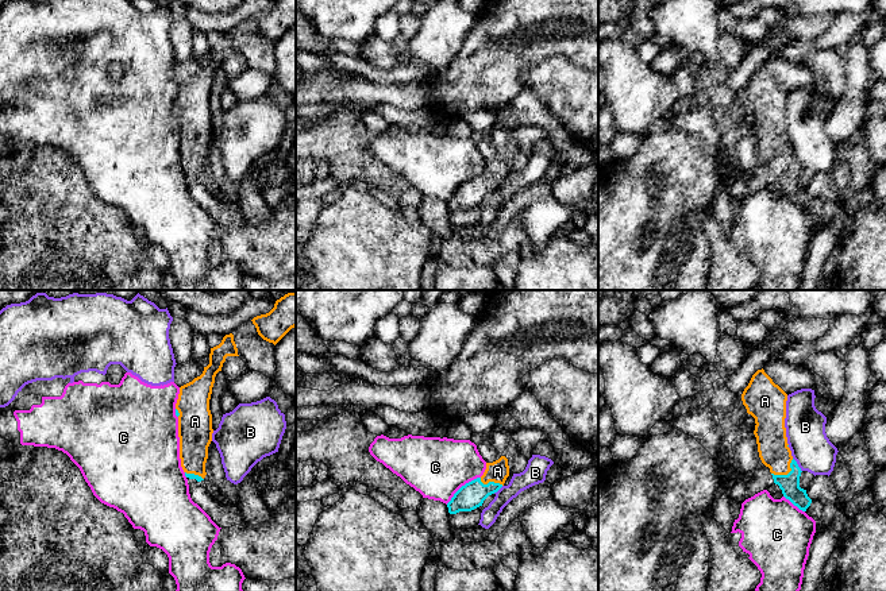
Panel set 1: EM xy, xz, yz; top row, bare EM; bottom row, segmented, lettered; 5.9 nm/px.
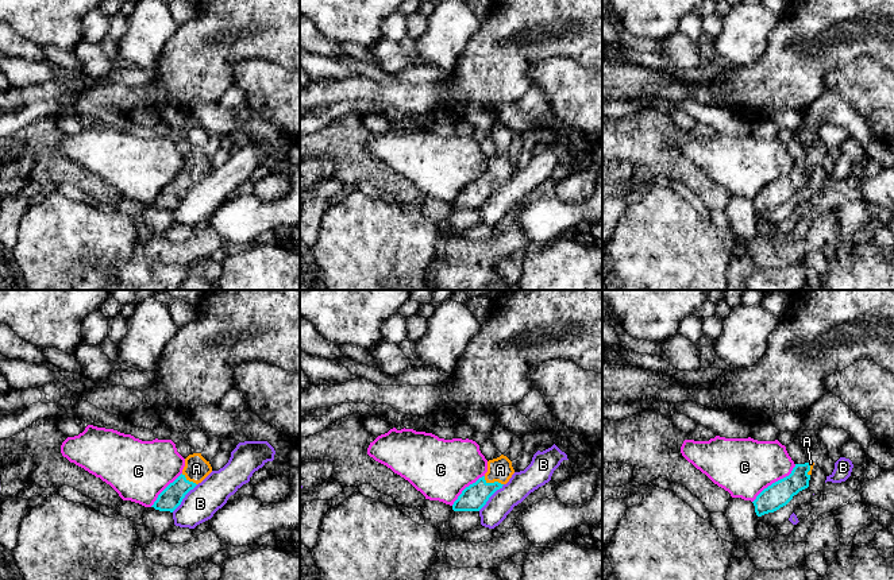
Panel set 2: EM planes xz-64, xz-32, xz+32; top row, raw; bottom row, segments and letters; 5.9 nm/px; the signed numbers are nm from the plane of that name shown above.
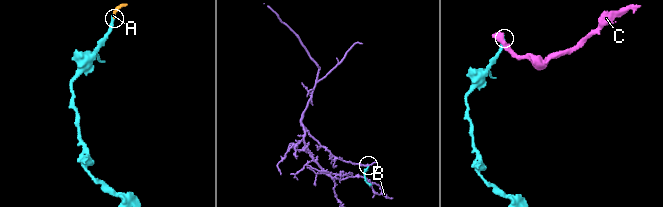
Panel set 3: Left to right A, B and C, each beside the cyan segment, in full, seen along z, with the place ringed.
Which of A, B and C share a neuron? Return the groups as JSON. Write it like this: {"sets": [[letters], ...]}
{"sets": [["A"], ["B", "C"]]}

